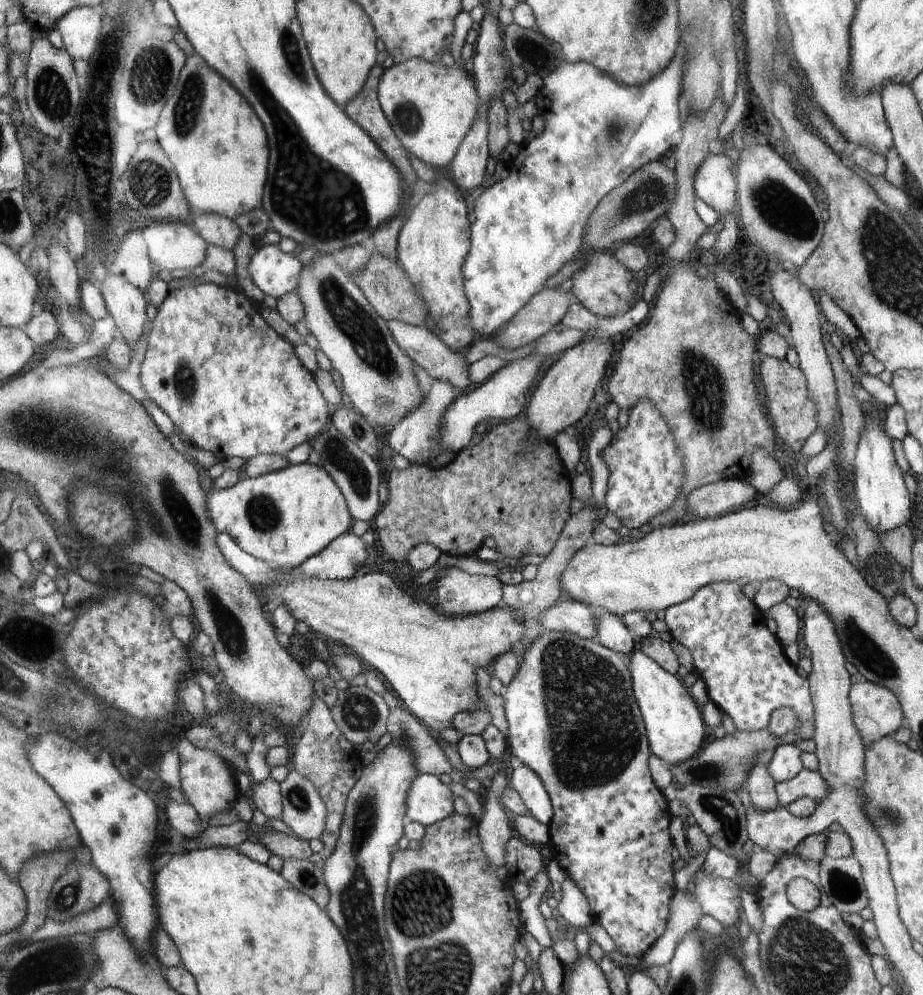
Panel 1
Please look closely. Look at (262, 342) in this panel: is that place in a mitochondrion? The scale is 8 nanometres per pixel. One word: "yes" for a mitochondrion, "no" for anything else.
no

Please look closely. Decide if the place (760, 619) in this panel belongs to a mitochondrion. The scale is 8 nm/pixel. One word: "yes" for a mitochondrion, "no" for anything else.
no

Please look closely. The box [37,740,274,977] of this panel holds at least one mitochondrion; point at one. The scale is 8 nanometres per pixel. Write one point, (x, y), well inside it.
(67, 897)

